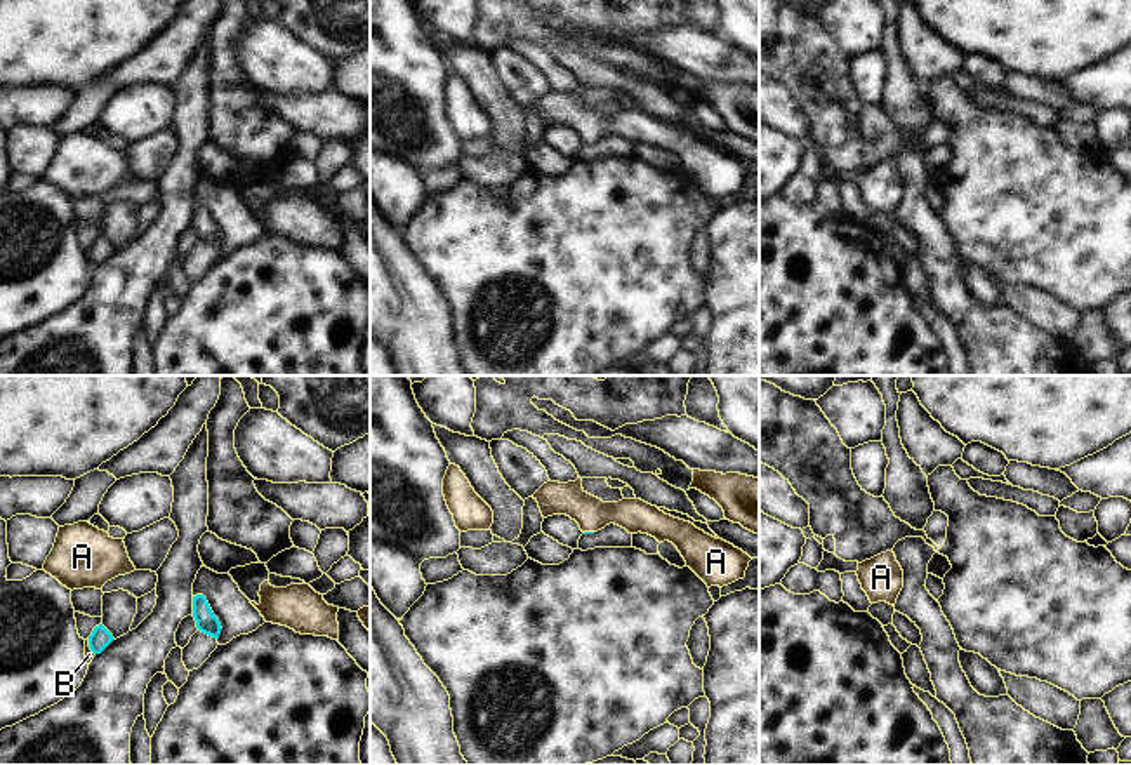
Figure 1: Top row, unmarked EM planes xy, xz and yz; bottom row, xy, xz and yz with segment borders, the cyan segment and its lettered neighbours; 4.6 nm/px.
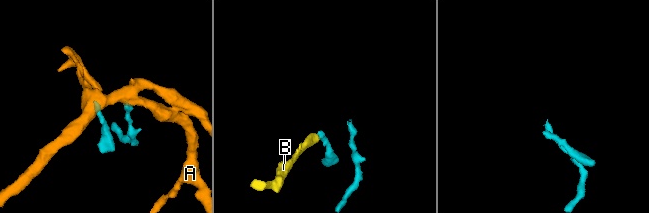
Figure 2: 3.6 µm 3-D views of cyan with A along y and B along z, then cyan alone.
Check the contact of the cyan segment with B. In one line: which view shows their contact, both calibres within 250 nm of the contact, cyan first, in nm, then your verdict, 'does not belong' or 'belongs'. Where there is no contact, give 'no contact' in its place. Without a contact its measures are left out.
meets cyan in xy; 90 nm thick on the cyan side, 50 nm on the other; does not belong

